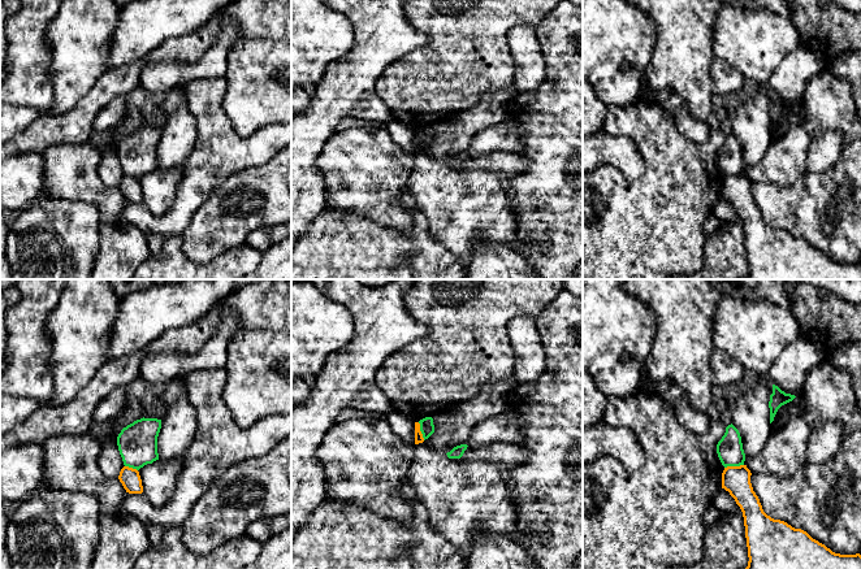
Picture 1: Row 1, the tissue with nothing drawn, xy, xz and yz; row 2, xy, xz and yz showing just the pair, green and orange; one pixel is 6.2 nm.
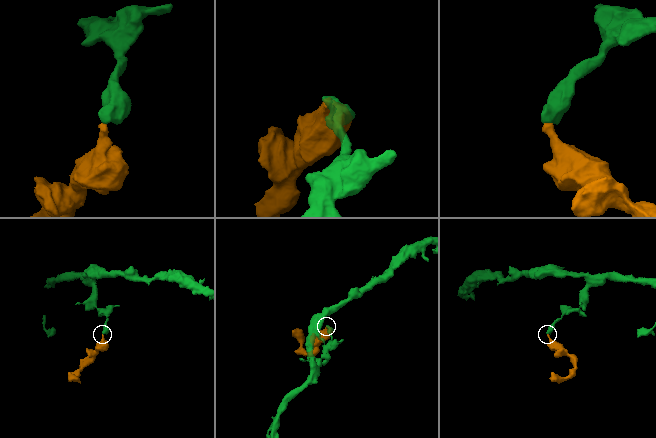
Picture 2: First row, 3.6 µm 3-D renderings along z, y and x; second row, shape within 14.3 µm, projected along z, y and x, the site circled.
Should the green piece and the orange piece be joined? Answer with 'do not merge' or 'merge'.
do not merge

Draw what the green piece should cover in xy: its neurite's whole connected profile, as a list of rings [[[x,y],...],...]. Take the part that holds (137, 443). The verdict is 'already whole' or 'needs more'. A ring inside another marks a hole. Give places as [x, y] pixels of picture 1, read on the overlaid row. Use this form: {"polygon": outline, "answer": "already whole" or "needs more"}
{"polygon": [[[140,418],[127,425],[117,436],[117,446],[124,465],[139,470],[159,460],[157,436],[161,420]]], "answer": "already whole"}

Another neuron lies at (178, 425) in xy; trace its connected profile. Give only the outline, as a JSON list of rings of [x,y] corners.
[[[183,374],[164,385],[165,412],[157,436],[159,460],[182,456],[195,438],[198,414],[187,399]]]

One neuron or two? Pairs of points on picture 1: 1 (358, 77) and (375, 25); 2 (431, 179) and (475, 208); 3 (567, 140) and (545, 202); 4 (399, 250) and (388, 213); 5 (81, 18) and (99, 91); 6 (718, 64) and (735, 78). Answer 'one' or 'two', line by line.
1: one
2: one
3: one
4: two
5: two
6: one

